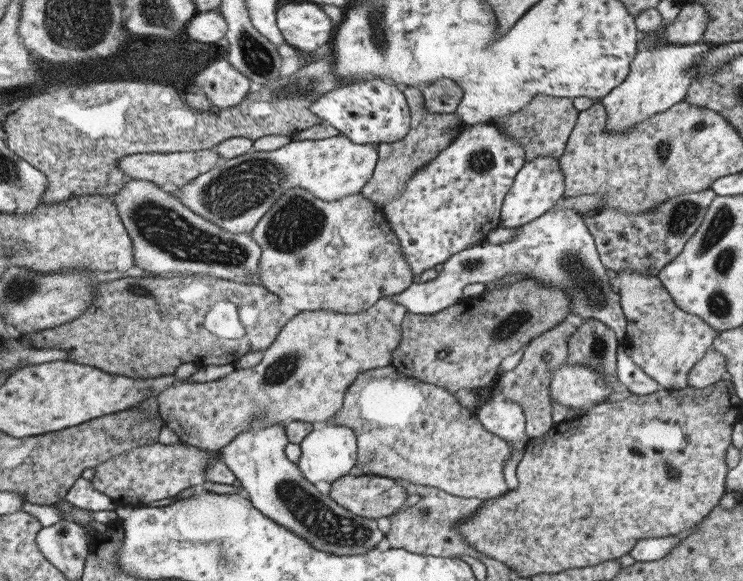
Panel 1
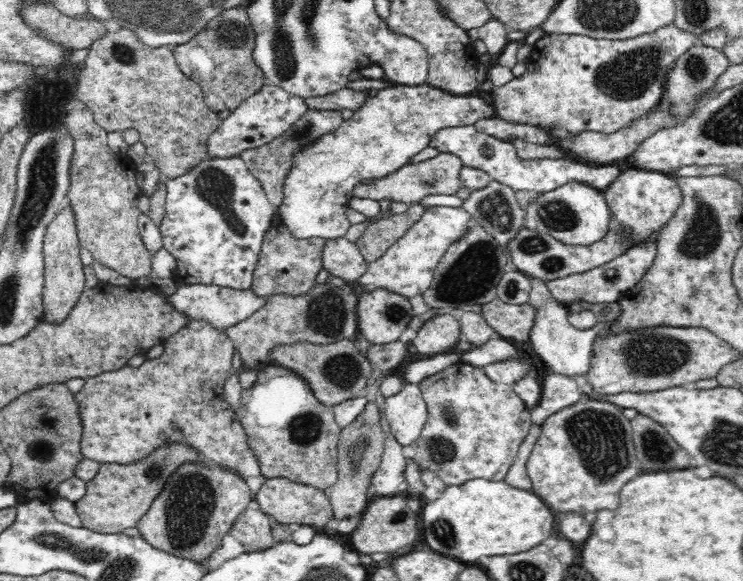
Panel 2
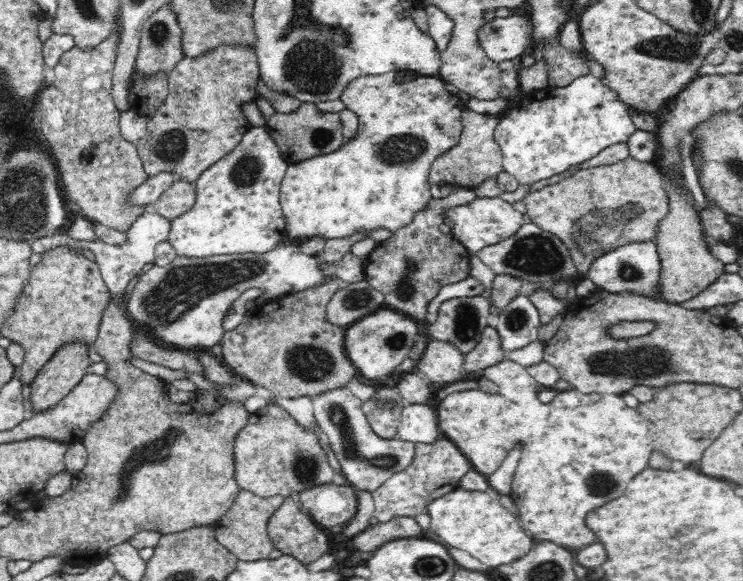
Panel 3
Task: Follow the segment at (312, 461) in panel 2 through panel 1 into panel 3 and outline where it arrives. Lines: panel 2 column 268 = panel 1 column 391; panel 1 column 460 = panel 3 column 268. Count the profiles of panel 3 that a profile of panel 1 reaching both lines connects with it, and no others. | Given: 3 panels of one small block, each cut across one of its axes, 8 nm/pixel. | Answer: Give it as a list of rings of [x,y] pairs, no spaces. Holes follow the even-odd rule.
[[[266,405],[249,413],[248,425],[234,438],[234,478],[240,490],[268,498],[290,497],[292,492],[334,481],[334,469],[324,455],[318,435],[306,431],[278,405]]]

